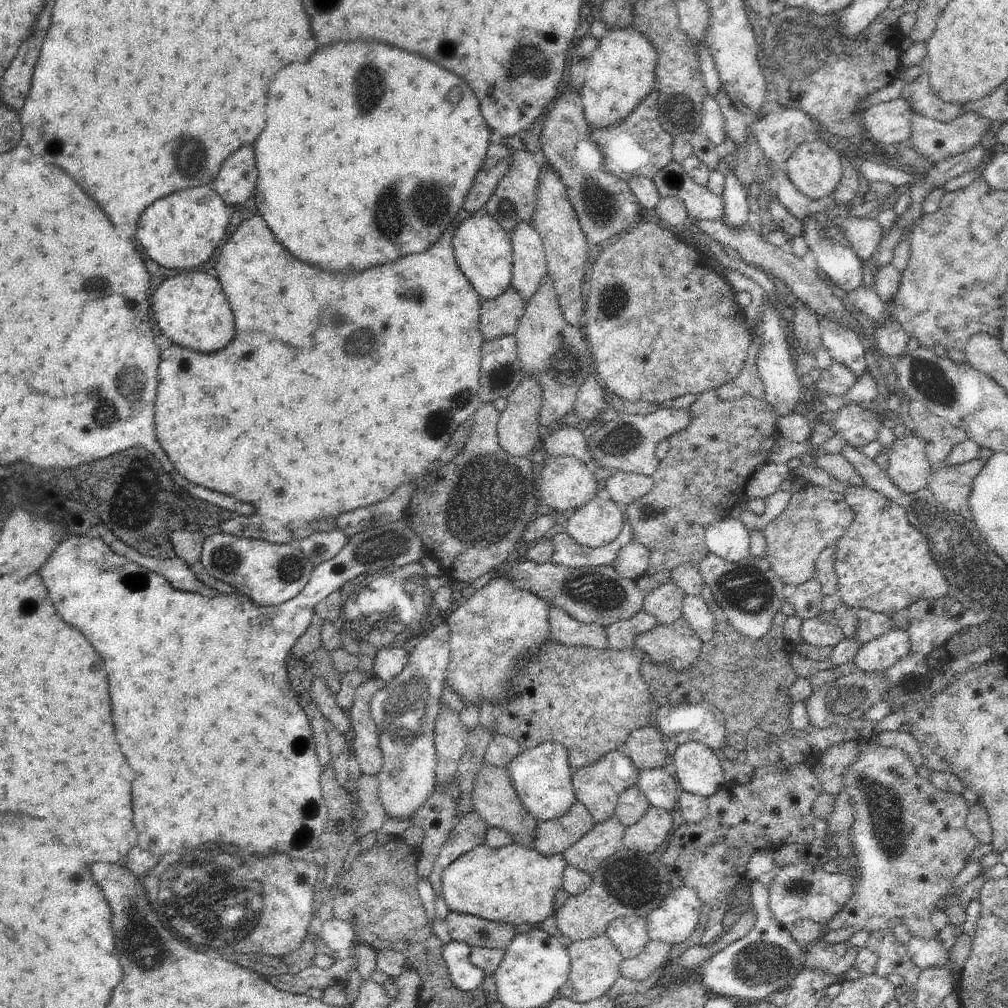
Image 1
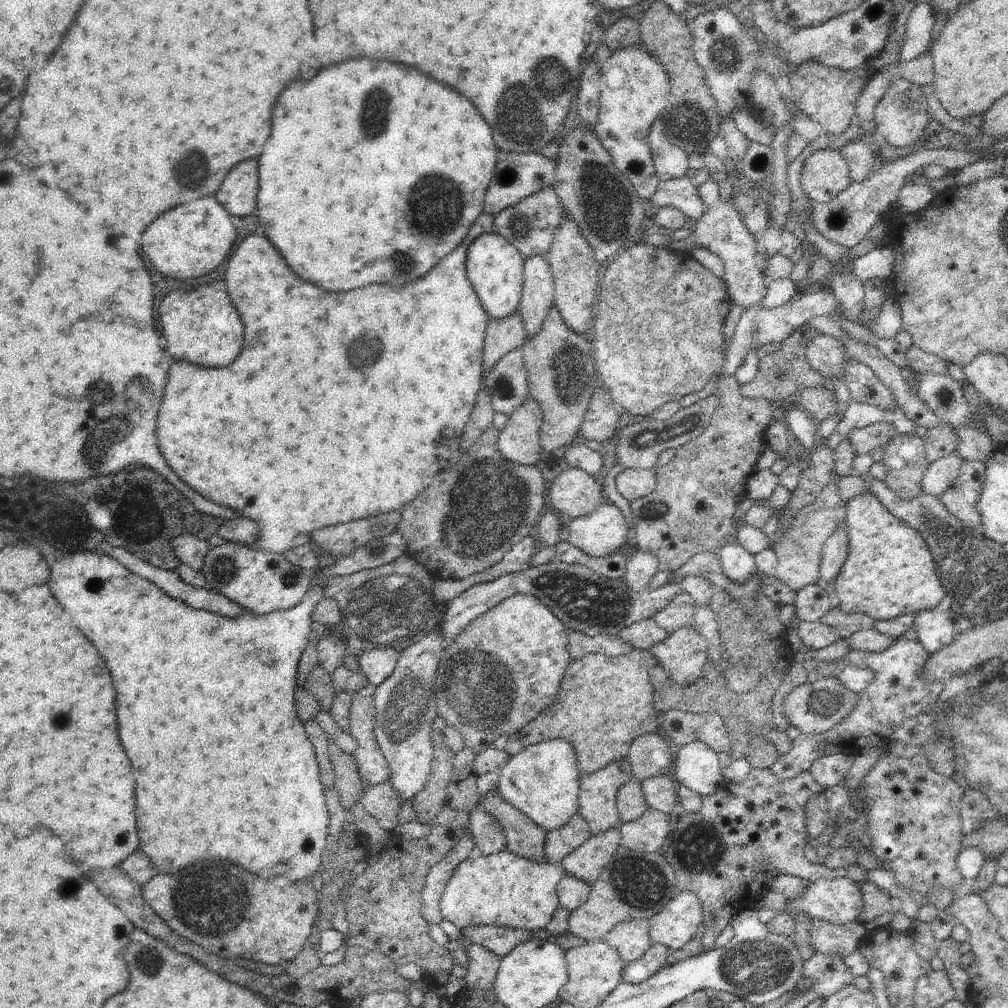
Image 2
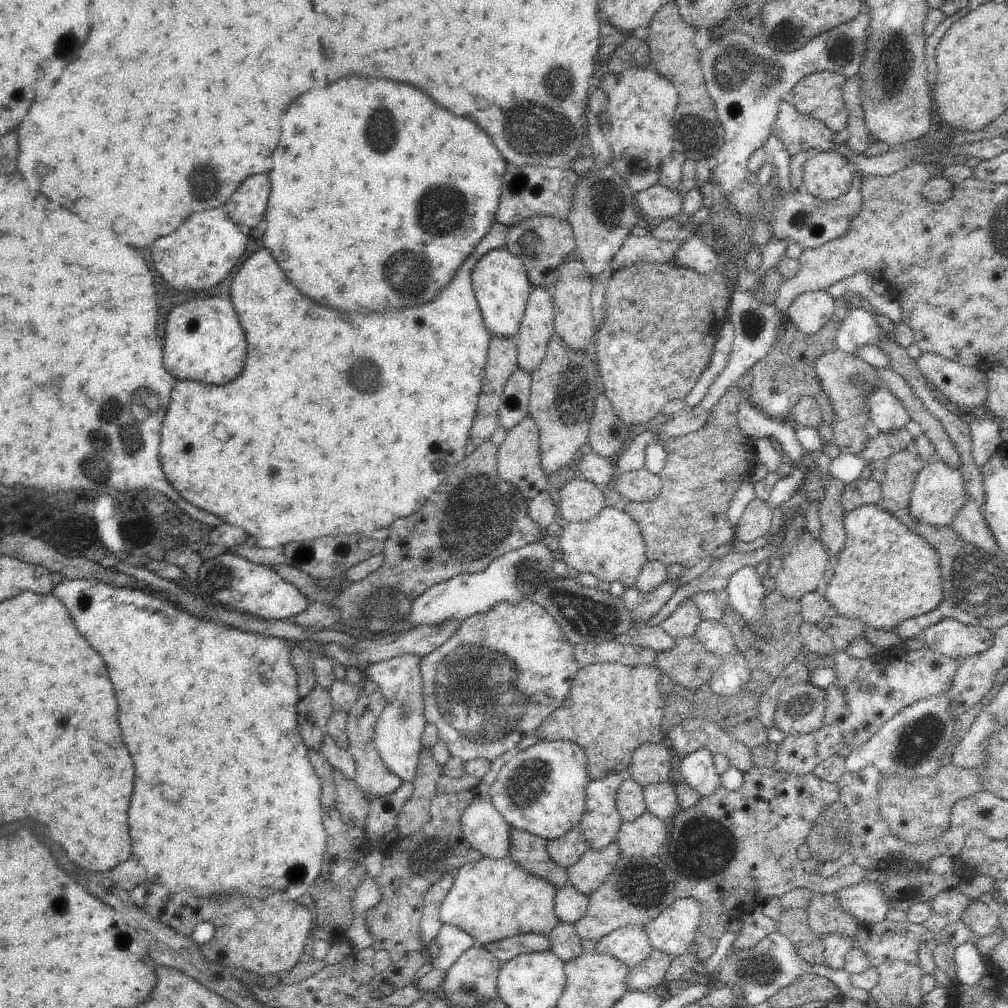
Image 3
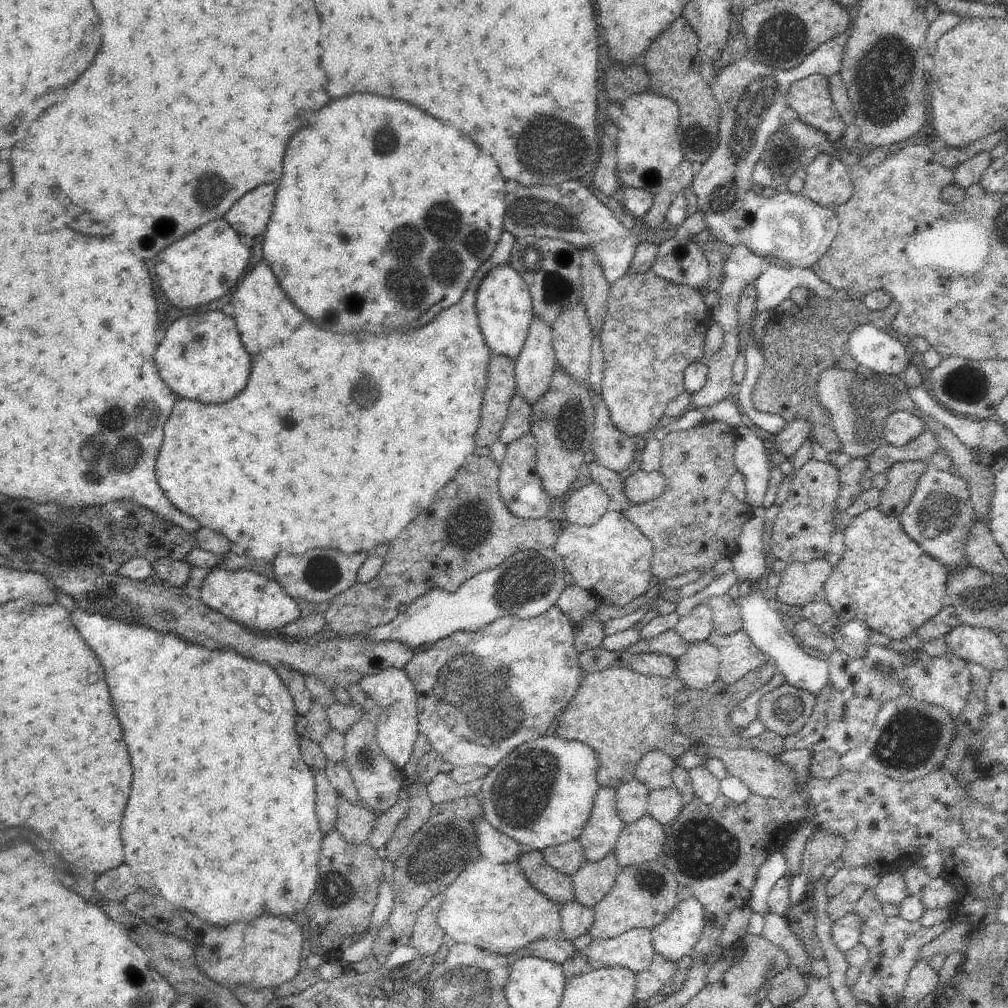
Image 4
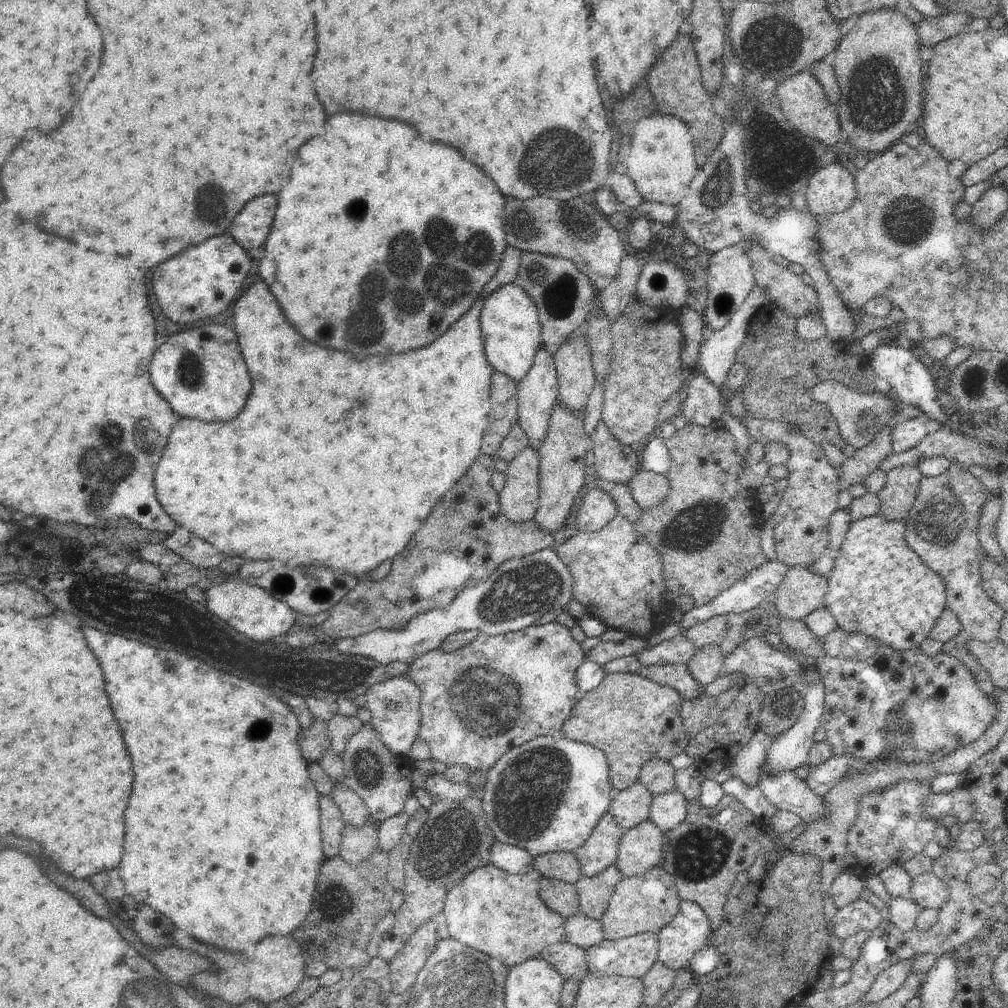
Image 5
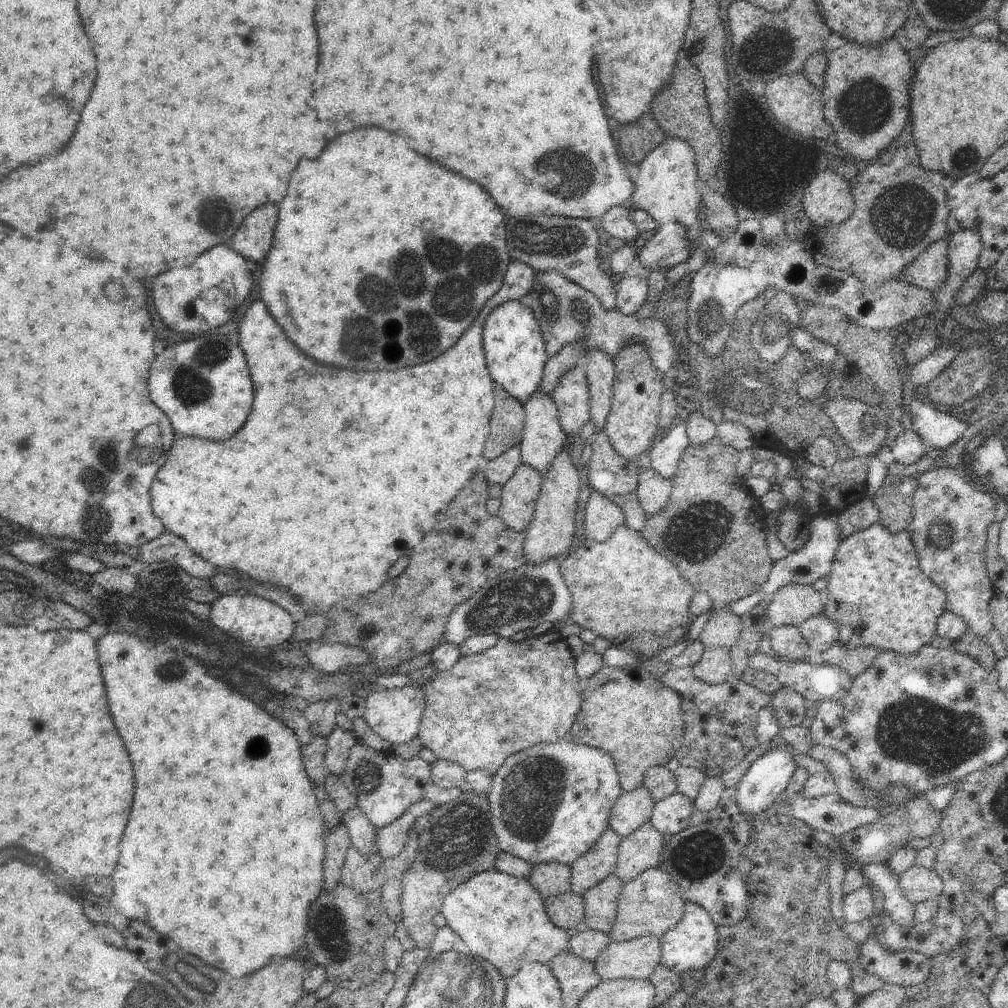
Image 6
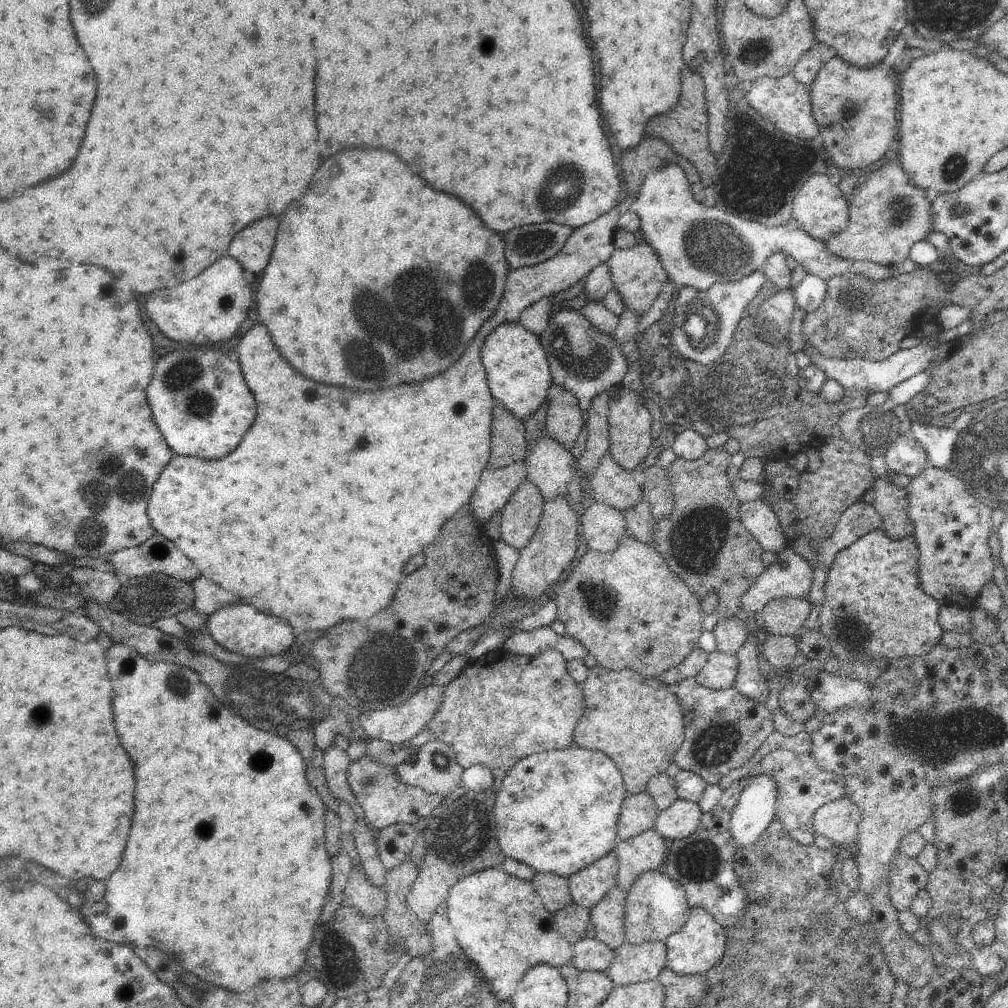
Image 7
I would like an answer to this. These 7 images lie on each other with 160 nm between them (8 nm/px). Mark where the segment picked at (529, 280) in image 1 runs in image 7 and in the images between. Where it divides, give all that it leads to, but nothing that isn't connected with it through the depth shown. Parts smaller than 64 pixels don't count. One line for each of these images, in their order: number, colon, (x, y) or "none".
2: (538, 296)
3: (538, 324)
4: (534, 368)
5: (538, 390)
6: (542, 436)
7: (550, 467)

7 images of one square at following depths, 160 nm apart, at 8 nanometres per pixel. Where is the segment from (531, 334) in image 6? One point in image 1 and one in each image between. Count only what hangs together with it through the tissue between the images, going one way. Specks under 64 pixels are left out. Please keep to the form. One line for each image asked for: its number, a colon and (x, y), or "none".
1: (483, 249)
2: (495, 267)
3: (501, 285)
4: (504, 305)
5: (511, 329)

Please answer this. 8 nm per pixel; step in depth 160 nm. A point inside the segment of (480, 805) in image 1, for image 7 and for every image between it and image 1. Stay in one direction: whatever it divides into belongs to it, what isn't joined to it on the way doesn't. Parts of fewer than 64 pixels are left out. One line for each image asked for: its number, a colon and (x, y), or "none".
2: (525, 838)
3: (530, 851)
4: (556, 885)
5: (560, 897)
6: (567, 911)
7: (573, 922)

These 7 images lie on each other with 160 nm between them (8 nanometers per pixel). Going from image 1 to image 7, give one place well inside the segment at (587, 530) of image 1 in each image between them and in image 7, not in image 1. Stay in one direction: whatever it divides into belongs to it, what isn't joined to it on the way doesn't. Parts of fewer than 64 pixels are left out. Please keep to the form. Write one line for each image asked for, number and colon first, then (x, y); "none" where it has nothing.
2: (605, 532)
3: (611, 547)
4: (611, 559)
5: (618, 577)
6: (624, 591)
7: (627, 608)

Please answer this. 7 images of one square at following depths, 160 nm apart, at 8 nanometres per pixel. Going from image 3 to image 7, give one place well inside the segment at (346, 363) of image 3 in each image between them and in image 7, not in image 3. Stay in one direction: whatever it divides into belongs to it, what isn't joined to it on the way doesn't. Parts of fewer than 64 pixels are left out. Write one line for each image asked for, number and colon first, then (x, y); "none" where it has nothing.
4: (231, 467)
5: (336, 461)
6: (362, 463)
7: (313, 518)

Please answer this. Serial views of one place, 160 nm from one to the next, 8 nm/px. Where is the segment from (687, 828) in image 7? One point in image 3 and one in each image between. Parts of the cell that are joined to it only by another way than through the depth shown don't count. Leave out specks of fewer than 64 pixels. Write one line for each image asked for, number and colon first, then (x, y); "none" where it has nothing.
3: (660, 798)
4: (665, 804)
5: (668, 810)
6: (673, 815)

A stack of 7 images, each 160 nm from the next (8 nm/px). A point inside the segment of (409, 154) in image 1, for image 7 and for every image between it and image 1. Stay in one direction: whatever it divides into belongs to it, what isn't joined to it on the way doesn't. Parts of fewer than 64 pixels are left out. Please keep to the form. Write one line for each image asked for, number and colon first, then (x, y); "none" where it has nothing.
2: (355, 189)
3: (412, 179)
4: (383, 216)
5: (381, 242)
6: (384, 272)
7: (380, 267)

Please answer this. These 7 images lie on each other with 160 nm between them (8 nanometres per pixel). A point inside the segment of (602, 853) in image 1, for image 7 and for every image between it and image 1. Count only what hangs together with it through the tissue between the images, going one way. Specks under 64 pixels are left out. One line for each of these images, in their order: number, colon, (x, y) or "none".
2: (586, 863)
3: (590, 872)
4: (593, 881)
5: (594, 893)
6: (601, 908)
7: (606, 918)

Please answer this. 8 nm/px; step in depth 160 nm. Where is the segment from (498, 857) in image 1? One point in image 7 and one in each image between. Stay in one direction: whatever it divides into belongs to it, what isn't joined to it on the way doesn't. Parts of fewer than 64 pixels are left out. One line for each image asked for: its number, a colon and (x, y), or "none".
2: (503, 890)
3: (491, 899)
4: (495, 907)
5: (499, 914)
6: (502, 918)
7: (501, 923)

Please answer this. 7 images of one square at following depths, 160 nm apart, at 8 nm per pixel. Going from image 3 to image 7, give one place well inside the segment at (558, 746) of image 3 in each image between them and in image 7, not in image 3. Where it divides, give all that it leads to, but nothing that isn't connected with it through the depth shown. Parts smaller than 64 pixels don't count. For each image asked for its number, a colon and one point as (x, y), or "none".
4: (542, 794)
5: (547, 795)
6: (550, 803)
7: (557, 811)

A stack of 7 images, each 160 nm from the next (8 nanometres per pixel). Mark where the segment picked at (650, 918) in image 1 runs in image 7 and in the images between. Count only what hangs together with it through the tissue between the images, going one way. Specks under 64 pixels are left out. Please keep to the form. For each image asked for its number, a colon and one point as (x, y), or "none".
2: (679, 920)
3: (673, 931)
4: (675, 937)
5: (690, 930)
6: (692, 945)
7: (697, 948)

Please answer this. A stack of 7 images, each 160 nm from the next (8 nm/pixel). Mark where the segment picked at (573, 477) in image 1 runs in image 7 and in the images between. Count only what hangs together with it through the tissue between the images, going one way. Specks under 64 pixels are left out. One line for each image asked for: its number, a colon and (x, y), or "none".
2: (574, 493)
3: (579, 500)
4: (586, 506)
5: (598, 509)
6: (603, 516)
7: (603, 526)

